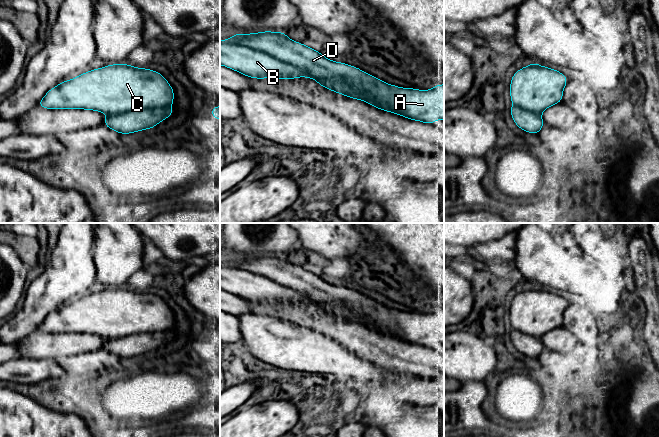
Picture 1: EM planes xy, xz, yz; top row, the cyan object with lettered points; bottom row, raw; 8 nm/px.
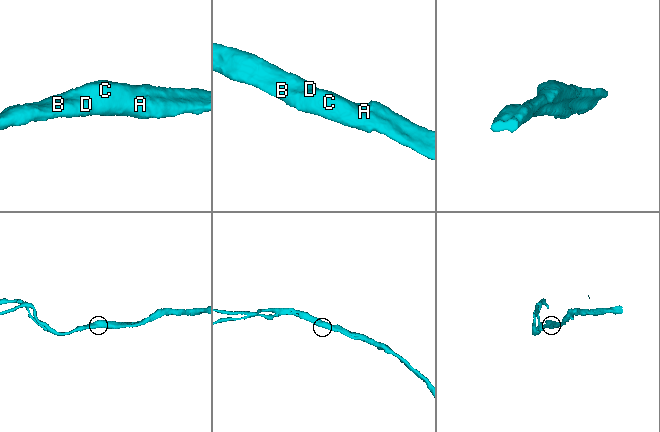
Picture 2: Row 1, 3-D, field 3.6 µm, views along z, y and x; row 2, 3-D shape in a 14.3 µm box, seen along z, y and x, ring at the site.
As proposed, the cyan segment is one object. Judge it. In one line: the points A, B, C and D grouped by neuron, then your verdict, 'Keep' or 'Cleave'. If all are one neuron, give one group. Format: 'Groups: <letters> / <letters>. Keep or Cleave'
Groups: A D / B C. Cleave

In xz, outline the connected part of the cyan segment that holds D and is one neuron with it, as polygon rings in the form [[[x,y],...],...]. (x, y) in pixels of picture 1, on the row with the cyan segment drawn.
[[[284,32],[233,33],[235,36],[227,40],[264,52],[315,77],[344,80],[380,110],[430,125],[438,119],[444,121],[444,84],[430,90],[402,88],[358,67],[327,59],[319,51],[289,39]]]

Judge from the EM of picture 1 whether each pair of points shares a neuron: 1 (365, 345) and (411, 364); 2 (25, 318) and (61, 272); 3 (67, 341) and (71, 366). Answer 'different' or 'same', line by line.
1: same
2: same
3: different

